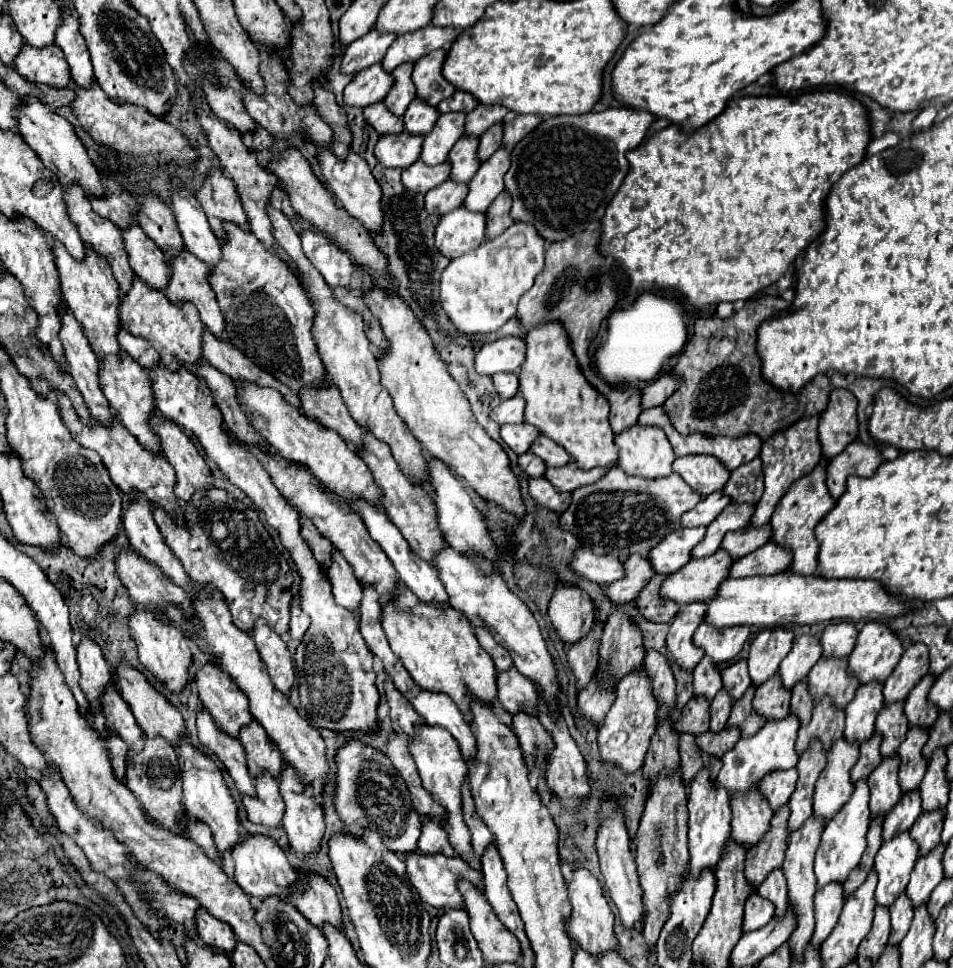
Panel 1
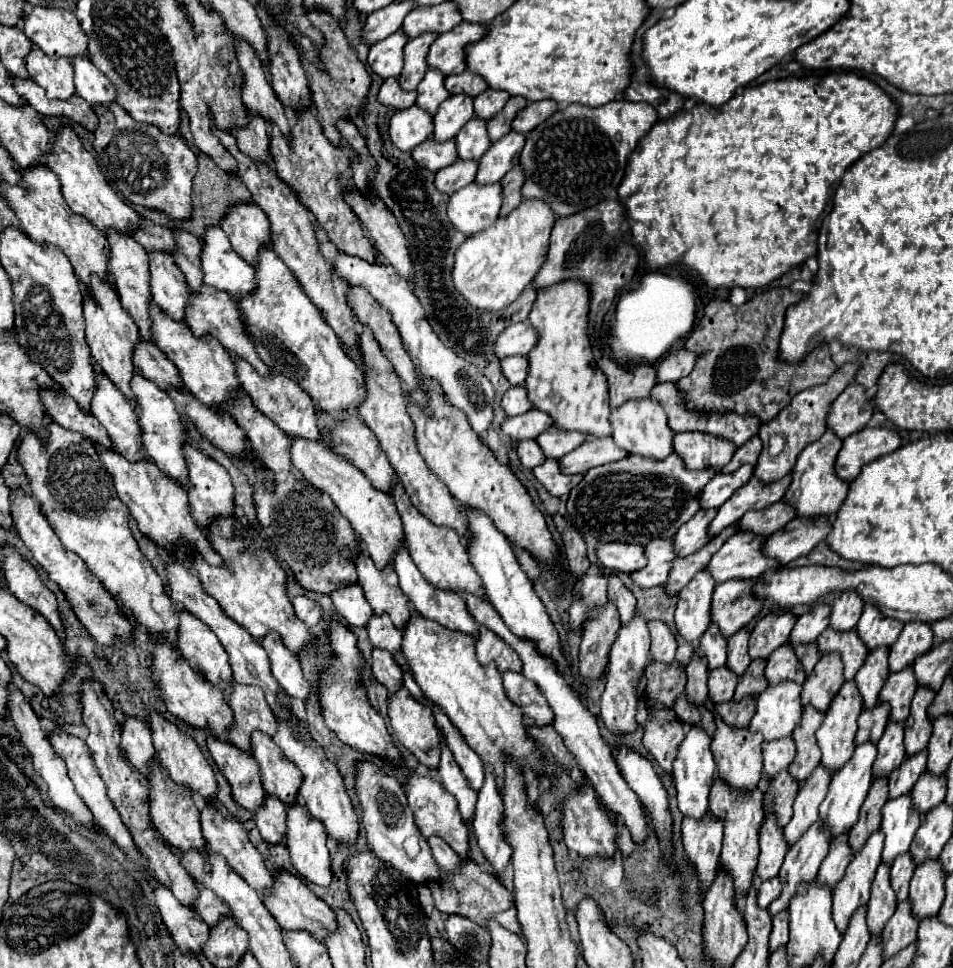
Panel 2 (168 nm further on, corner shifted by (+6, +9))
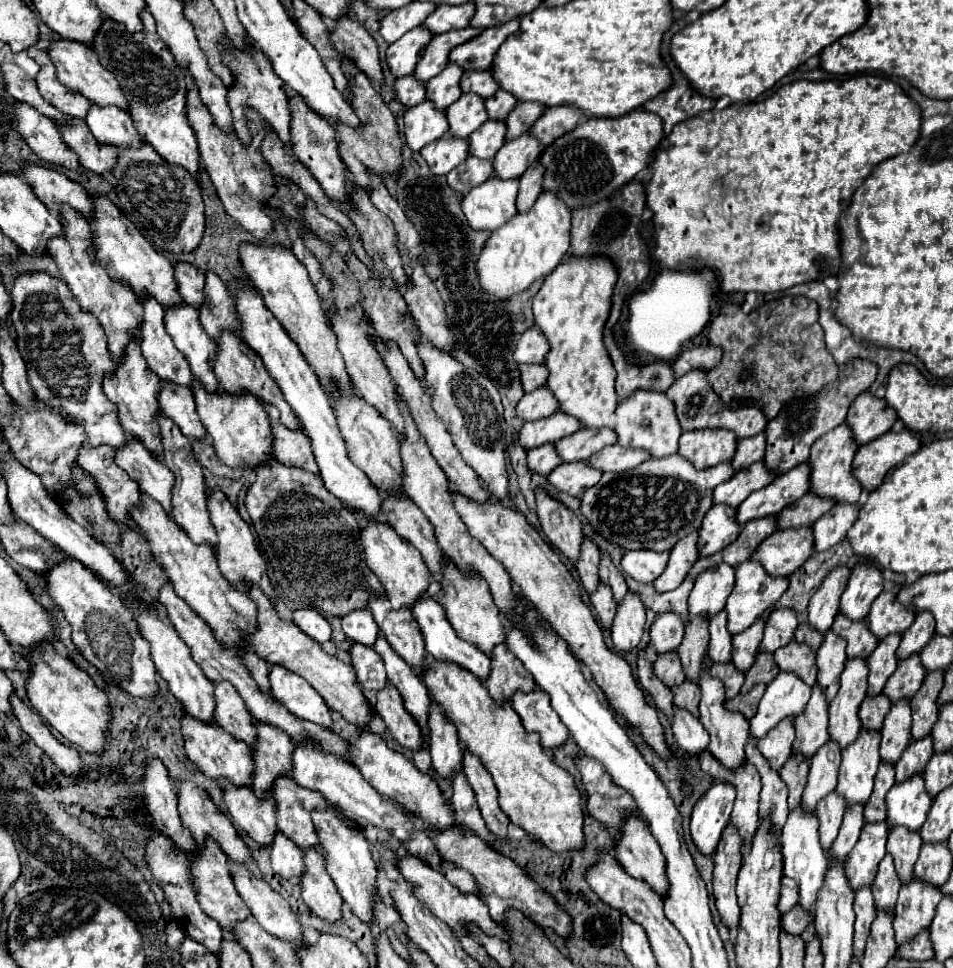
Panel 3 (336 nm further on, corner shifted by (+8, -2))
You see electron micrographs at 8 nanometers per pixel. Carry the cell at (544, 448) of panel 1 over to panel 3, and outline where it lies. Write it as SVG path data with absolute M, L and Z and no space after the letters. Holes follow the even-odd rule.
M580 429L556 441L554 447L564 463L572 463L572 461L586 461L592 453L614 443L616 443L616 433L612 429L600 429L600 431Z

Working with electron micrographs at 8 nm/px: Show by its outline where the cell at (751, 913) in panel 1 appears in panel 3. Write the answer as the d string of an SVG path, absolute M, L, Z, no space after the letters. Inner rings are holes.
M784 877L784 879L782 879L782 885L780 885L778 911L784 915L784 913L788 913L796 903L798 903L798 887L796 887L796 883L792 883L790 877Z

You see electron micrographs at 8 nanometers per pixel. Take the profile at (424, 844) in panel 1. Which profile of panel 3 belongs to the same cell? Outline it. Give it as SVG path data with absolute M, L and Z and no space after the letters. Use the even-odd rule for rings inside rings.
M442 861L442 873L444 873L444 877L446 877L454 887L458 887L460 891L464 891L464 893L474 893L474 891L478 891L476 881L472 879L472 875L470 875L468 871L464 871L464 869L448 863L448 861Z

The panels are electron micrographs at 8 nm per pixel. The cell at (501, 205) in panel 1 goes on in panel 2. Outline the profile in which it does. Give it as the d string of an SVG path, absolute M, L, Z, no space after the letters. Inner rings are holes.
M514 166L504 178L502 178L502 186L504 186L504 202L502 202L502 212L500 216L506 216L508 212L512 212L520 202L522 202L522 184L524 184L524 170L522 166Z

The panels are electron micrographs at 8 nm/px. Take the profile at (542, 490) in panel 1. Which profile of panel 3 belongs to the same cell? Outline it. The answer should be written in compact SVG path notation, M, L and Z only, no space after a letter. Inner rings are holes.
M580 461L580 463L562 463L562 465L558 465L548 475L548 481L558 491L564 491L564 493L580 499L586 489L590 489L592 485L598 483L600 477L602 477L600 471L588 467L584 461Z

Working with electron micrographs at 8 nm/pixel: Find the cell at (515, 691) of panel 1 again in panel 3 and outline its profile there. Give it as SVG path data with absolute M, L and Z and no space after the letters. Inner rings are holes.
M516 691L512 695L512 707L520 715L526 731L536 731L540 735L542 747L554 749L566 741L568 729L560 721L558 713L552 709L550 699L544 691Z

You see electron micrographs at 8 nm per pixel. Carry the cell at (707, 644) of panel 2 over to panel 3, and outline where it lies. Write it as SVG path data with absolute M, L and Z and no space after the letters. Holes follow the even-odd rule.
M720 611L710 619L708 625L710 631L710 647L708 647L708 657L712 663L728 663L730 661L730 651L732 651L732 637L726 631L726 613Z

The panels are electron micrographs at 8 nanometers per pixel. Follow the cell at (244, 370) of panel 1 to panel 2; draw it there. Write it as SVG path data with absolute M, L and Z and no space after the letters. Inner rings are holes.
M232 356L232 360L234 364L238 364L238 380L242 380L244 392L252 398L252 404L264 416L268 416L274 424L278 424L278 428L284 430L286 434L320 442L320 430L316 424L316 406L310 400L310 396L302 388L298 388L298 384L294 384L294 380L284 376L274 376L274 374L270 374L270 378L262 378L254 368L250 368L250 364L238 360L238 356Z

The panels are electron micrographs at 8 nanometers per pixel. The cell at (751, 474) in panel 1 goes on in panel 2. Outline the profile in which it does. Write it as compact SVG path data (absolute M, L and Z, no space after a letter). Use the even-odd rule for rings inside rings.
M752 436L752 440L748 440L744 446L740 446L736 450L734 458L722 468L722 472L730 474L730 472L738 470L742 464L752 464L754 466L756 460L758 460L758 456L760 456L760 452L762 452L762 442L760 442L758 436Z

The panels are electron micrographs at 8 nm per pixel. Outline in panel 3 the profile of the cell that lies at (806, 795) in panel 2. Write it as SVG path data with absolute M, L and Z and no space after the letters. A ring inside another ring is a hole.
M828 741L810 759L808 783L804 787L804 795L802 795L802 803L800 803L806 813L812 813L816 809L816 803L820 799L824 799L824 795L828 795L836 789L838 767L840 767L840 747L832 741Z

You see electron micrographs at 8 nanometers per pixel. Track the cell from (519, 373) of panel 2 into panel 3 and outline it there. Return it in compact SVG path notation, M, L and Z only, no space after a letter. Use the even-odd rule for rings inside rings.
M520 365L520 383L524 387L524 393L530 393L536 387L544 385L546 377L548 371L544 365Z

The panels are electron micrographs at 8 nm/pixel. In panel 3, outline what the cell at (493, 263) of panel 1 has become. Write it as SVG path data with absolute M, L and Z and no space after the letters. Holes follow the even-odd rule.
M544 191L528 213L518 213L508 225L496 229L476 259L480 289L492 297L508 299L526 291L534 281L550 275L568 253L570 217L570 209L556 199L552 191Z

